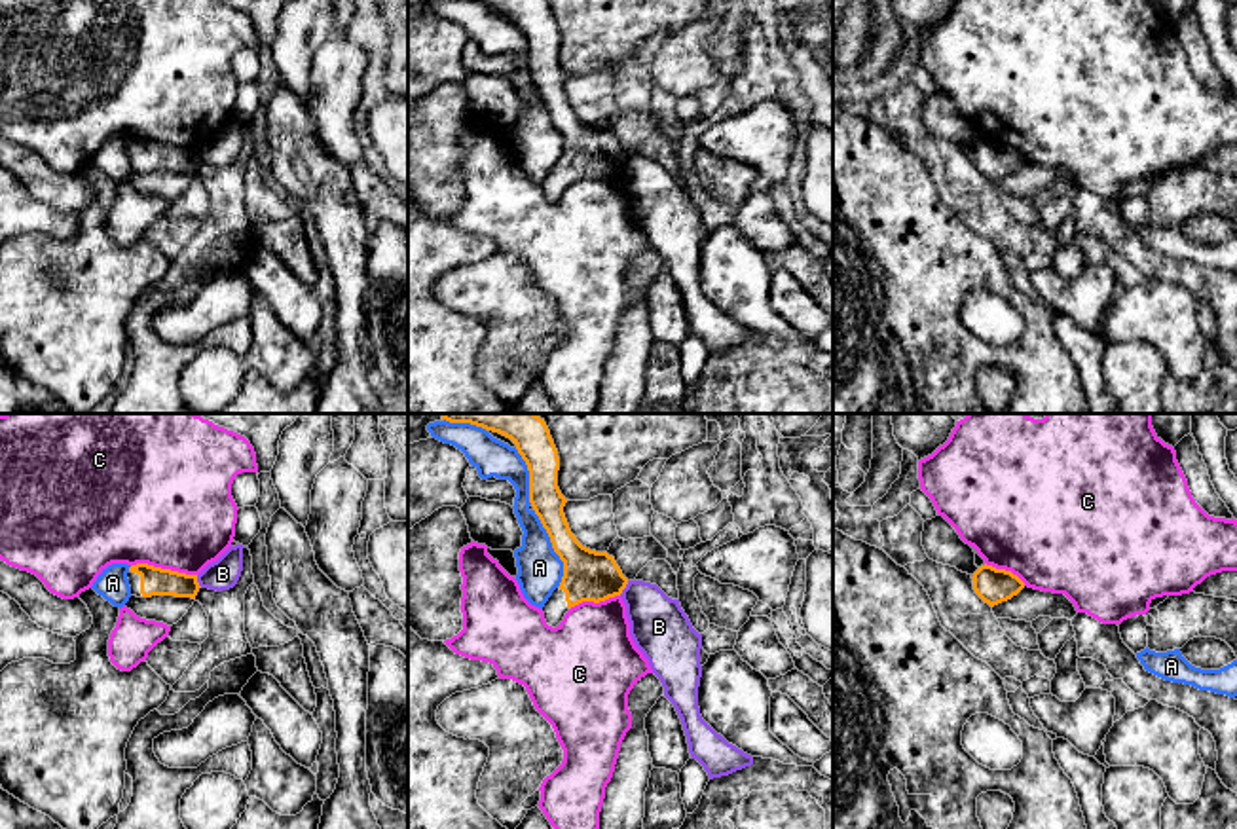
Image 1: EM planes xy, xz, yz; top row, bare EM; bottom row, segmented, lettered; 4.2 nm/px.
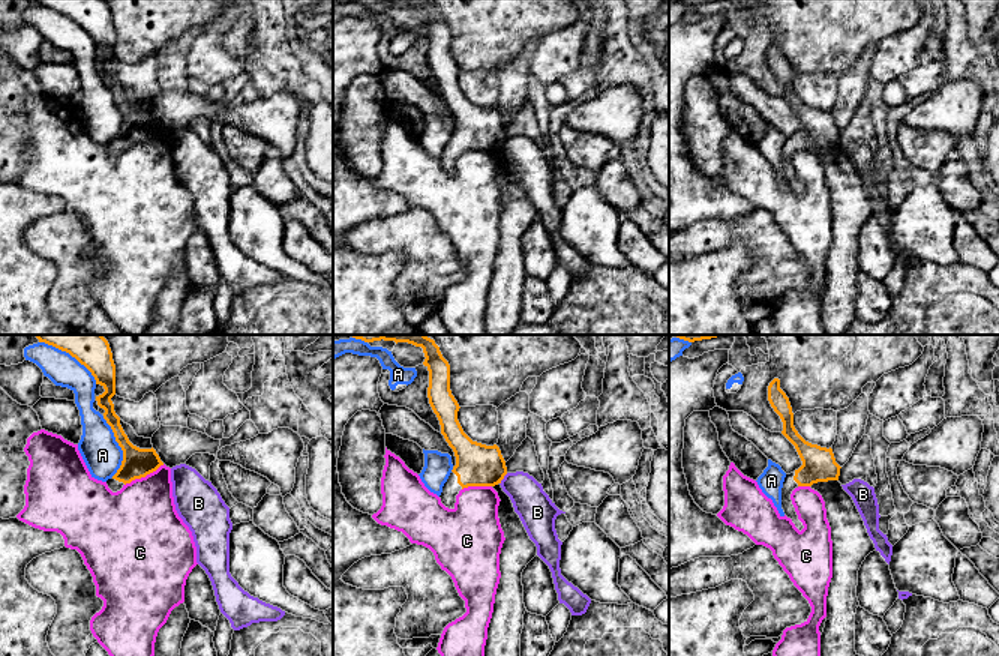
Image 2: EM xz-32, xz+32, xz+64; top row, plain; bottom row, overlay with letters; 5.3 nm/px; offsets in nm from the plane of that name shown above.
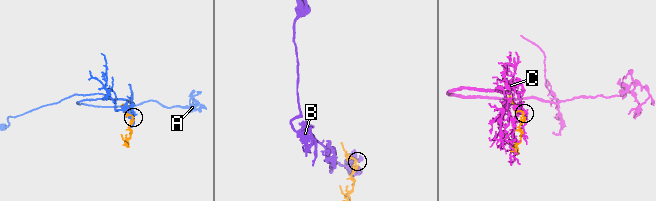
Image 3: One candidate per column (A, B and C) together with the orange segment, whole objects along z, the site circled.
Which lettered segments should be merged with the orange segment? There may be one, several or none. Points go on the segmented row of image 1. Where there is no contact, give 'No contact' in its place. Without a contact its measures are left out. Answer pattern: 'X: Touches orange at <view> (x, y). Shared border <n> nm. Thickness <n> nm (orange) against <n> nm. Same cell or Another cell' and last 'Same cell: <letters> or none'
A: Touches orange at xz (553, 547). Shared border 340 nm. Thickness 220 nm (orange) against 190 nm. Another cell
B: Touches orange at xz (625, 587). Shared border 80 nm. Thickness 220 nm (orange) against 240 nm. Another cell
C: Touches orange at xy (164, 570). Shared border 280 nm. Thickness 130 nm (orange) against 480 nm. Another cell
Same cell: none

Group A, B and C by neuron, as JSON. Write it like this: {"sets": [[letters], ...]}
{"sets": [["A"], ["B"], ["C"]]}

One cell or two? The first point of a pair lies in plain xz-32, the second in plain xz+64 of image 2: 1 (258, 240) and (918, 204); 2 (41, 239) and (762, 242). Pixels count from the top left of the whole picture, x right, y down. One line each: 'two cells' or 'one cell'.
1: one cell
2: one cell

